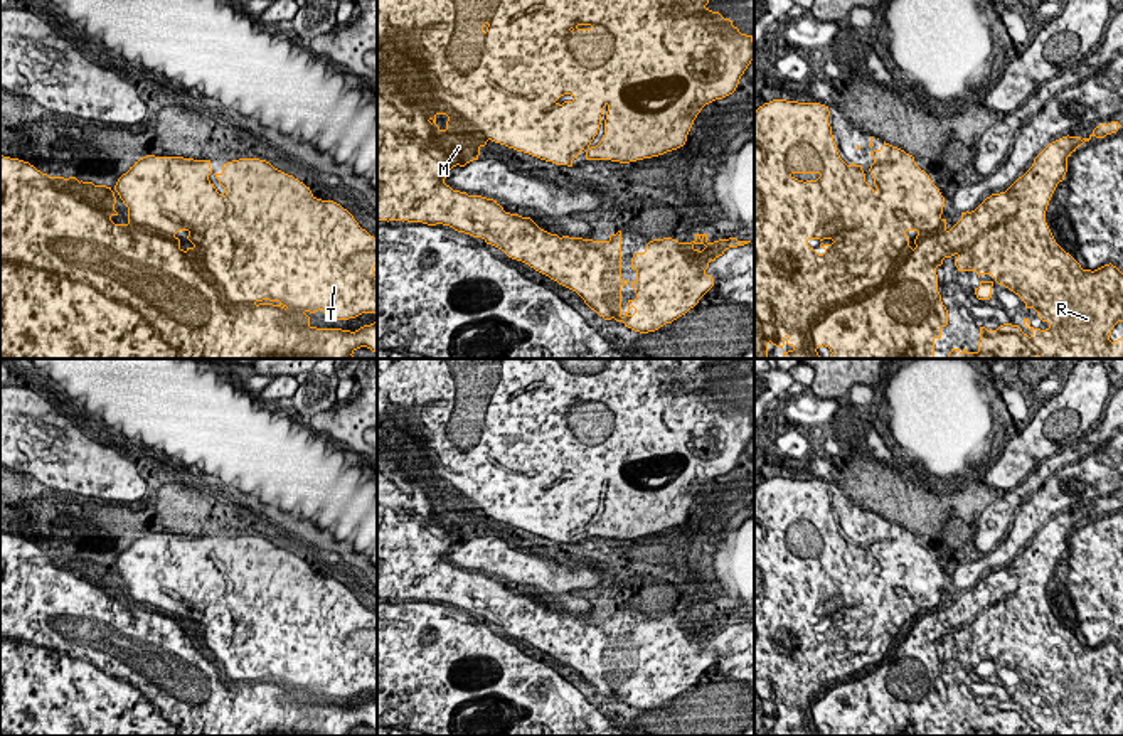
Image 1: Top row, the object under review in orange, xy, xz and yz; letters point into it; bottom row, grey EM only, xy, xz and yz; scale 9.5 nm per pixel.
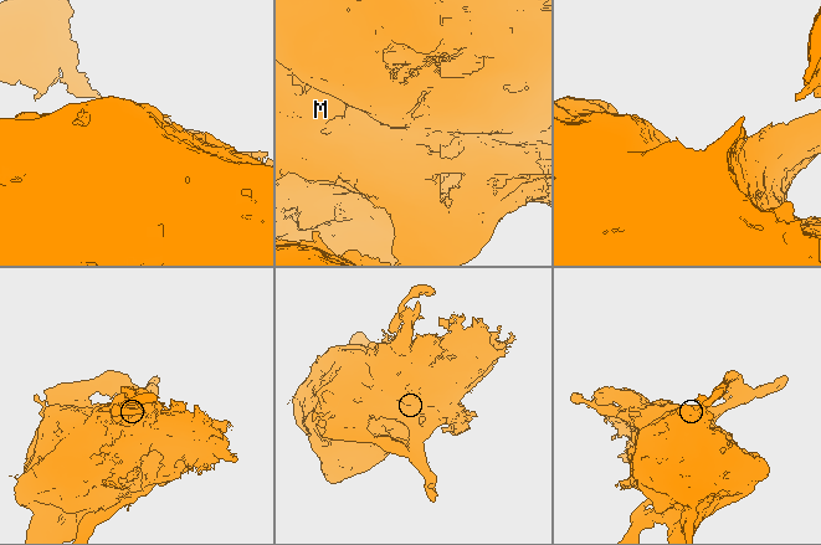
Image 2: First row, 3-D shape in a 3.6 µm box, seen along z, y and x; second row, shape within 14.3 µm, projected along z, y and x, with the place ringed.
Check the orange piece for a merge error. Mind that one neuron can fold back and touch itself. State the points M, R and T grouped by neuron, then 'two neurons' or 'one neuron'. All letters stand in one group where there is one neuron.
groups M R / T; two neurons

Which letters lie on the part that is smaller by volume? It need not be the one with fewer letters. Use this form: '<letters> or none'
T

